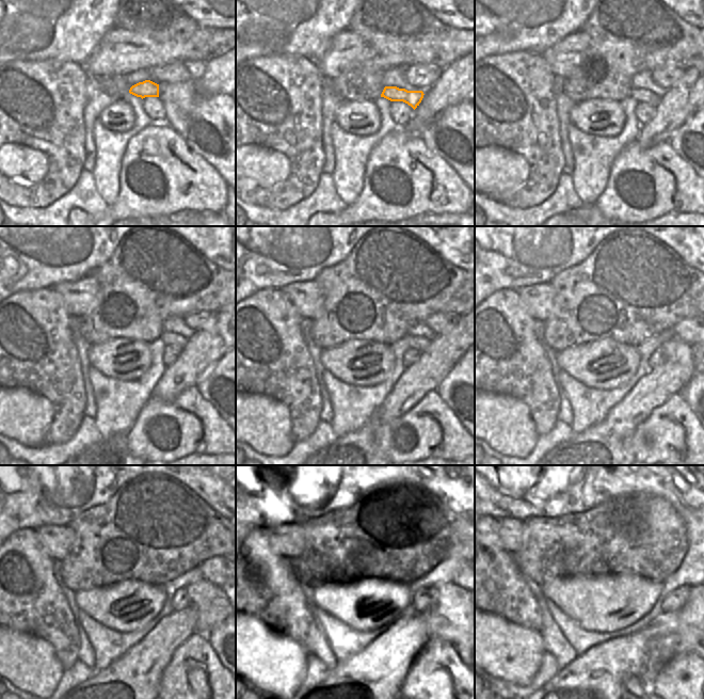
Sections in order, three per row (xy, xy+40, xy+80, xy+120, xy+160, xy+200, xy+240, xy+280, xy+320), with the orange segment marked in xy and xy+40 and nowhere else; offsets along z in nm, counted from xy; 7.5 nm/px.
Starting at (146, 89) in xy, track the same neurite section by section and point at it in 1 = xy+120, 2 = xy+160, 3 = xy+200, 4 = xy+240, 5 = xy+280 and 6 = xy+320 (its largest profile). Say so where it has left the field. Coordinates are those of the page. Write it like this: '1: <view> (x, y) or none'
1: xy+120 (176, 340)
2: xy+160 (419, 343)
3: xy+200 (674, 350)
4: xy+240 (212, 603)
5: xy+280 (452, 603)
6: xy+320 (691, 610)

